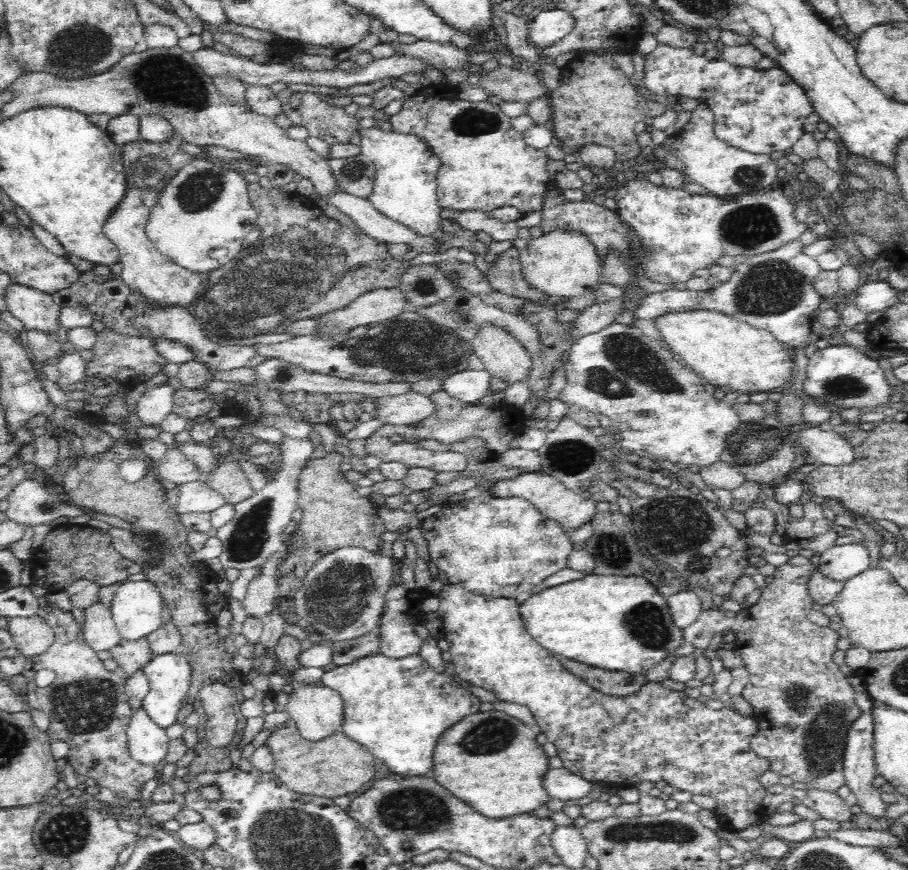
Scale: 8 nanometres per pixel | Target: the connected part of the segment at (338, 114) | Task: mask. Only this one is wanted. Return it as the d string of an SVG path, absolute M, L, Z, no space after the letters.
M294 92L282 106L292 124L305 126L314 138L329 145L349 143L359 131L360 120L344 111L344 107L326 103L313 92Z

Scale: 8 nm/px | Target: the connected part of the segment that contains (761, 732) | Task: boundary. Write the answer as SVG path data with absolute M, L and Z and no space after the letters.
M799 554L790 557L785 564L776 568L756 604L741 609L734 618L726 617L718 608L703 610L698 620L683 631L682 645L690 644L696 649L706 649L716 634L732 632L735 637L734 649L740 652L743 667L750 675L750 681L742 692L757 722L756 732L750 737L750 750L767 758L768 769L782 778L804 782L808 789L837 791L845 786L843 765L848 732L863 712L856 704L850 680L840 672L840 666L832 658L834 652L838 652L838 640L841 637L837 631L818 626L806 617L813 604L808 580L816 570L816 563L812 559Z

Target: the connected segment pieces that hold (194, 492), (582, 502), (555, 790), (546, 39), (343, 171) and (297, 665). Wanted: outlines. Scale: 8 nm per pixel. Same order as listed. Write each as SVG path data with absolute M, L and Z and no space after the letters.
M196 480L178 486L176 511L180 514L211 513L222 508L226 503L225 498L219 492L212 490L206 481Z
M542 472L522 473L516 478L510 480L500 480L488 489L490 496L494 498L521 498L529 502L537 511L556 522L562 529L562 532L570 535L576 532L578 528L582 528L584 524L588 524L597 513L596 503L588 498L582 498L576 491L570 490L563 482L557 478L548 476Z
M565 767L549 768L543 785L552 798L558 798L564 802L582 800L592 792L592 784L588 780L570 773Z
M542 10L529 18L530 42L536 47L554 46L573 31L575 18L563 10Z
M362 154L352 158L329 158L328 169L340 191L362 199L372 195L377 171L374 162Z
M284 634L274 650L278 662L272 668L272 674L278 674L290 682L294 681L296 670L303 668L300 654L303 654L301 642Z

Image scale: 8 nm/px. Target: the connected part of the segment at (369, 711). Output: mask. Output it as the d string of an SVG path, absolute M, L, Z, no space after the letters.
M381 653L362 658L356 663L336 667L324 674L322 683L340 694L344 702L344 734L361 744L378 762L402 777L431 776L435 770L434 750L440 736L463 718L477 714L481 701L452 680L436 672L417 653L402 659L390 659Z

